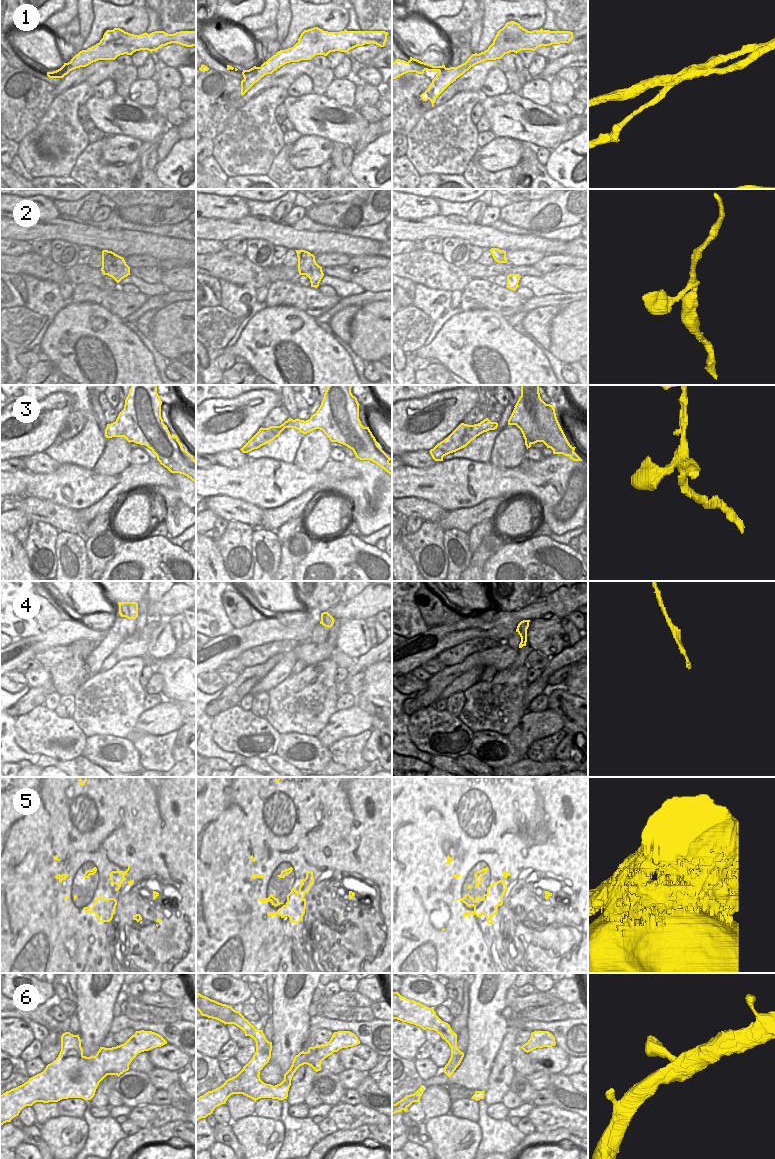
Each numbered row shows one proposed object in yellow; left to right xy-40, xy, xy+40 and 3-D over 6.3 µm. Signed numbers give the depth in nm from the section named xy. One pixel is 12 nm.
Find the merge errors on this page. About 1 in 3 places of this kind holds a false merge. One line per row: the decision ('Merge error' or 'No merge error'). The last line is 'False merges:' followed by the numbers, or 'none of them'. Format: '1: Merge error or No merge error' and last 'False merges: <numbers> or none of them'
1: Merge error
2: No merge error
3: No merge error
4: No merge error
5: No merge error
6: No merge error
False merges: 1.

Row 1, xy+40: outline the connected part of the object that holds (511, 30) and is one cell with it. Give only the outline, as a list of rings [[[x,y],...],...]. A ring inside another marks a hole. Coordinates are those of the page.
[[[510,21],[510,22],[507,22],[505,26],[497,32],[493,40],[493,43],[498,42],[500,40],[514,40],[519,35],[525,32],[535,32],[535,31],[538,31],[538,30],[528,31],[523,27],[521,27],[519,23]]]

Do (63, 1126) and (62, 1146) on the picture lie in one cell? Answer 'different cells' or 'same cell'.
same cell

